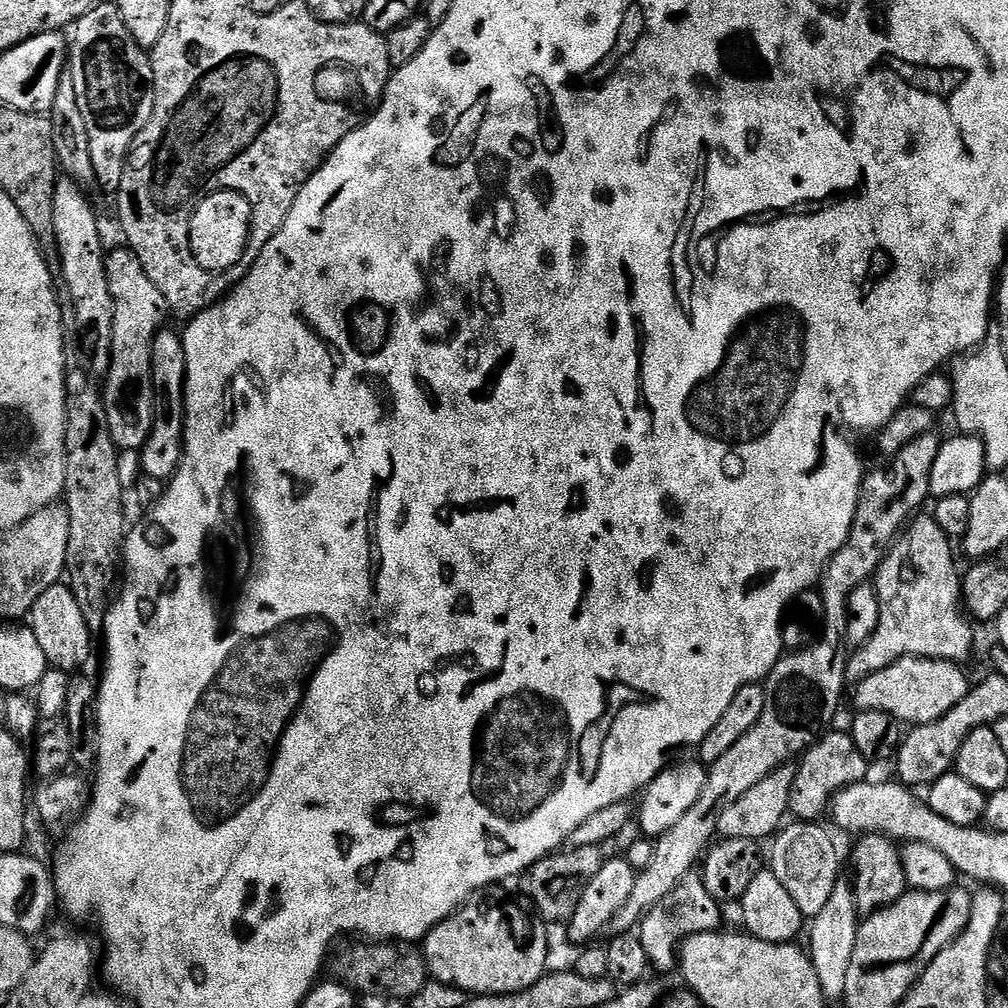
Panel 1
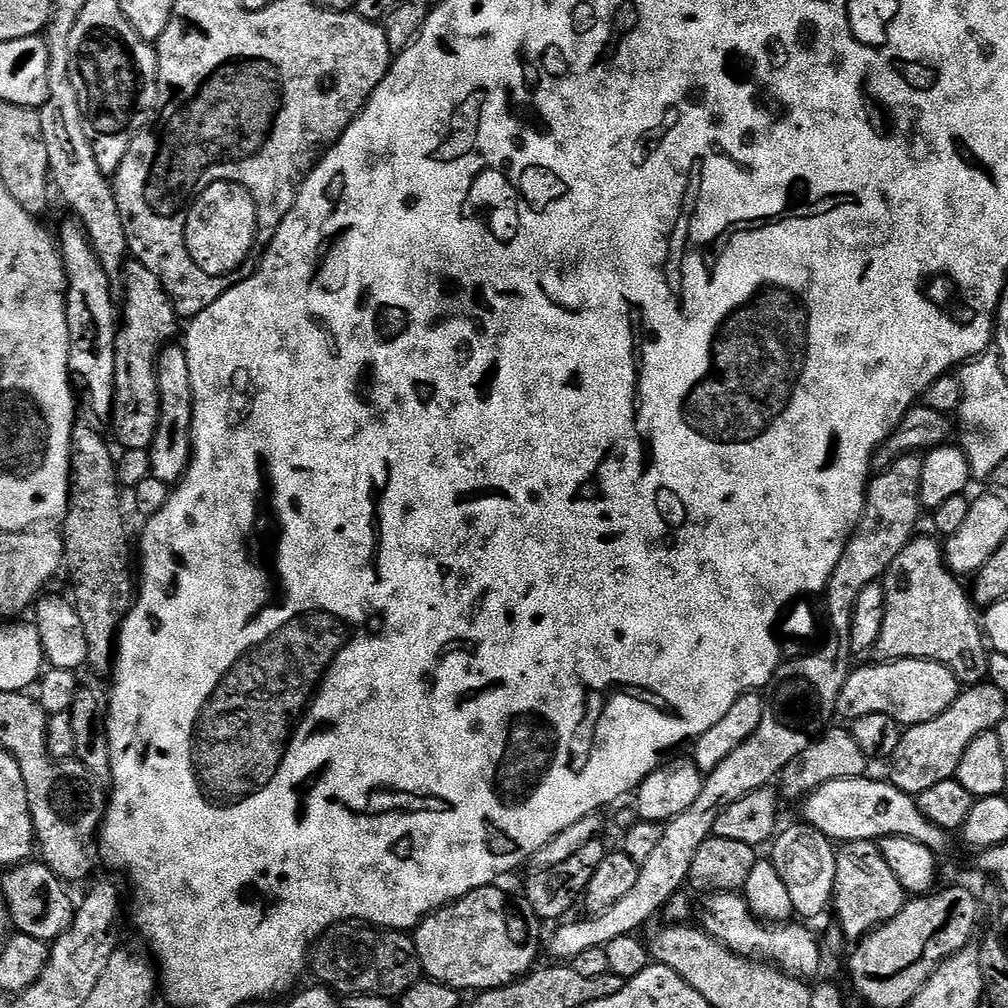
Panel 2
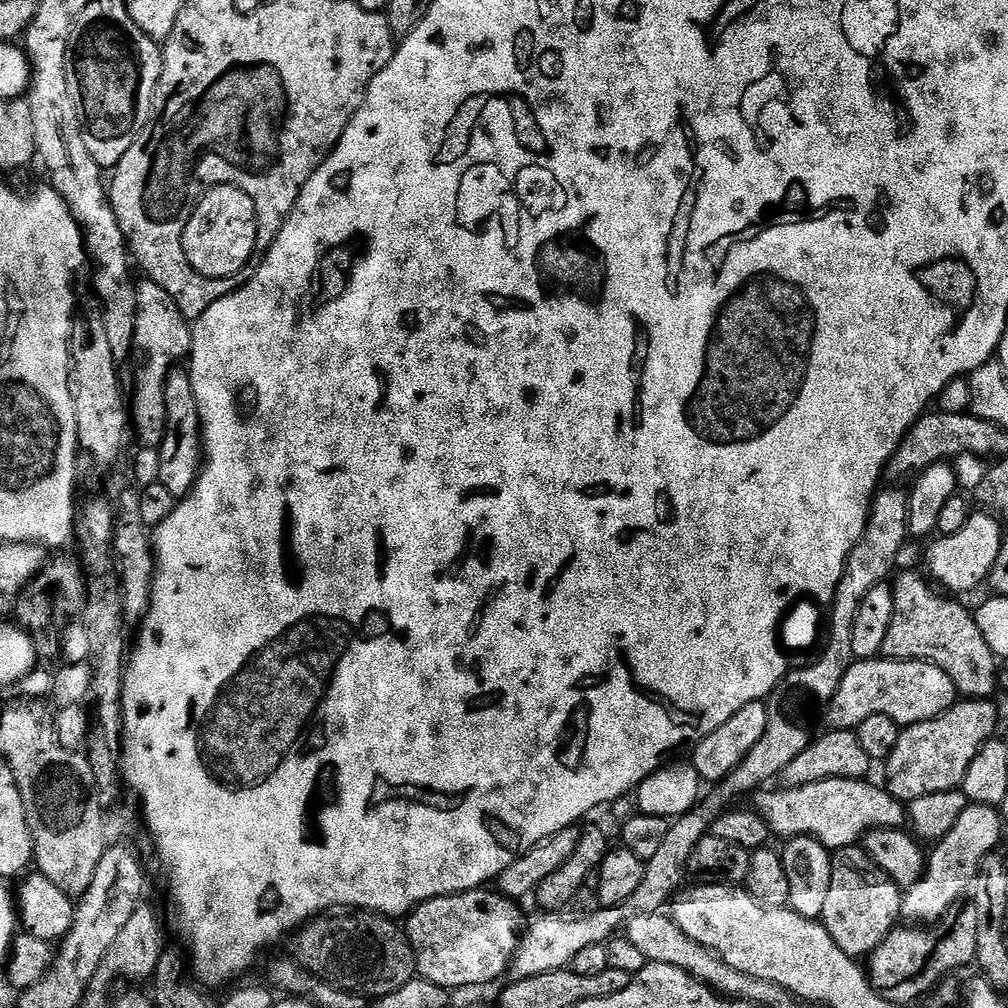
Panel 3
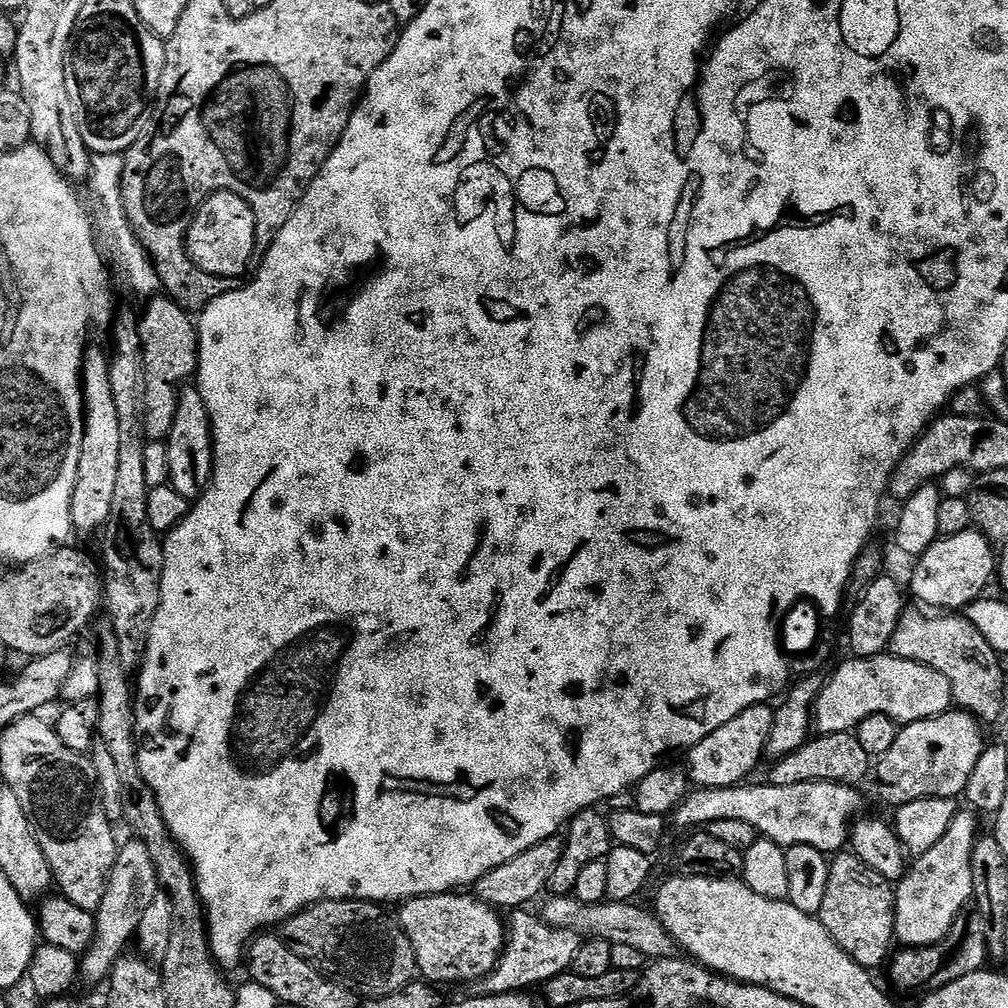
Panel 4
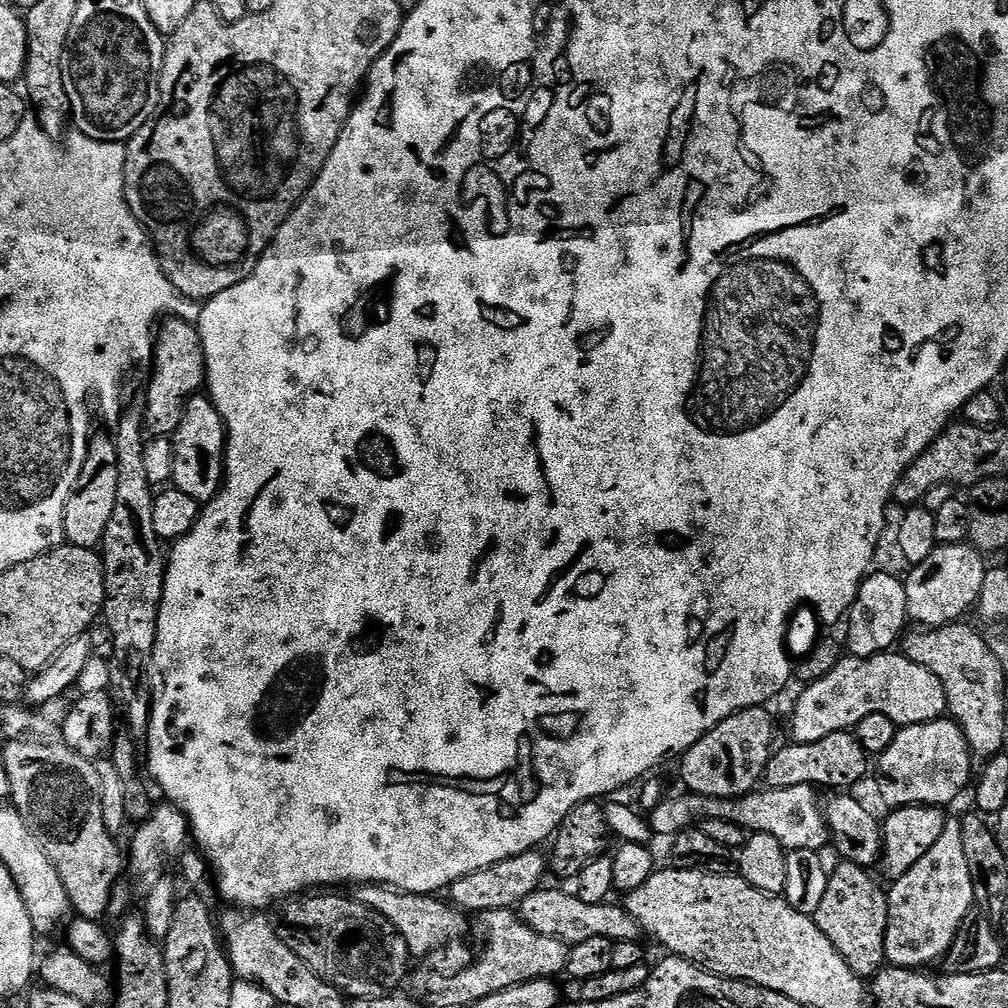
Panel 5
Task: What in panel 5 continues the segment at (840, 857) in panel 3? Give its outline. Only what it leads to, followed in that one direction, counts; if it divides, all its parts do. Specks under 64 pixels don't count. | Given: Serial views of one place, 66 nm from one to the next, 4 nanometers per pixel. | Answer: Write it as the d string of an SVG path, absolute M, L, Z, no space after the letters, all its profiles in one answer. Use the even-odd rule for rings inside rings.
M840 862L836 869L833 867L828 878L826 894L822 902L818 902L818 910L814 917L818 930L830 940L834 950L838 950L838 954L842 956L850 970L854 970L861 978L875 976L885 963L884 931L888 925L888 901L882 888L880 892L879 886L872 881L870 874L867 869L847 862Z

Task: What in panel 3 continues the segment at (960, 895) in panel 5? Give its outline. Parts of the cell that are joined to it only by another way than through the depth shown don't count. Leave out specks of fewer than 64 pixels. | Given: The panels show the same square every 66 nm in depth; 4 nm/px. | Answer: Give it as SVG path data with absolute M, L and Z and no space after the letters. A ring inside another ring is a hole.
M969 803L966 810L954 822L950 834L935 841L933 852L926 856L924 873L914 886L903 889L904 901L900 907L901 917L908 922L935 922L942 919L955 904L961 903L960 896L971 889L976 871L985 857L995 853L1004 836L1004 820L1000 817L1000 808L991 808L985 804Z

